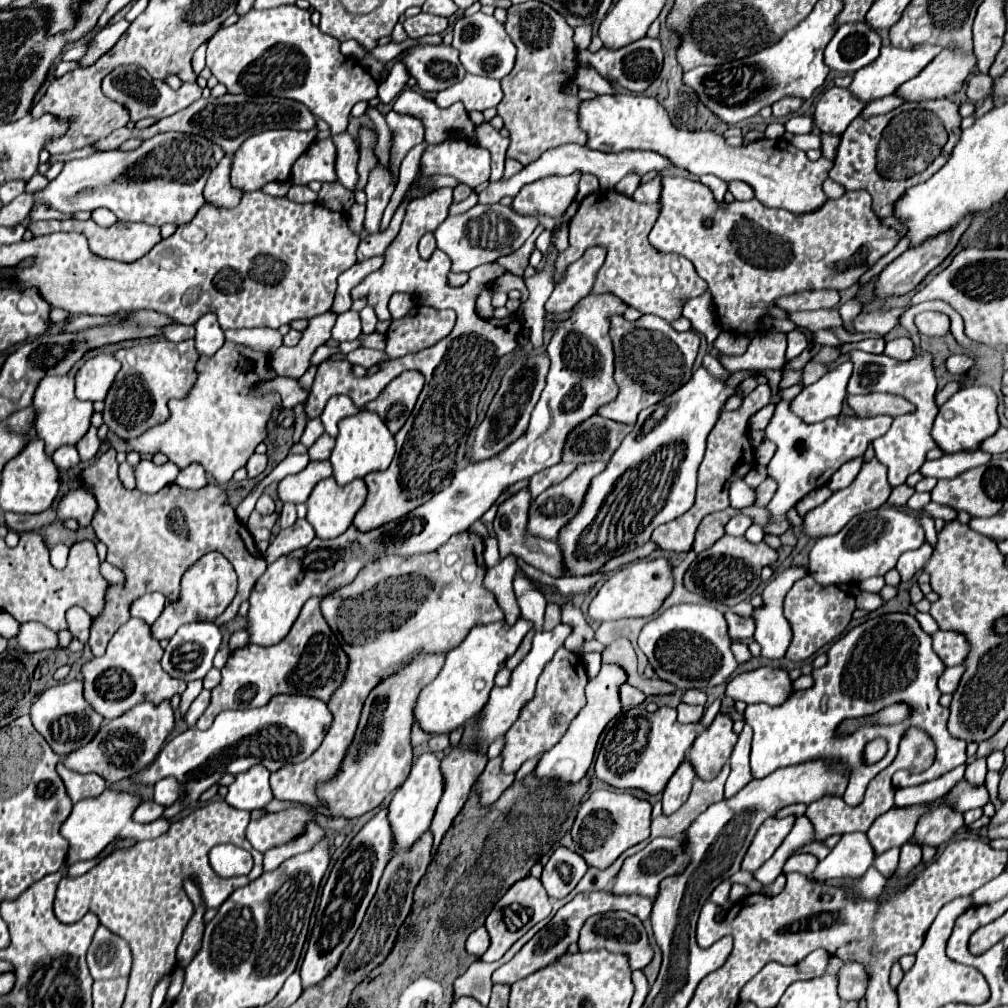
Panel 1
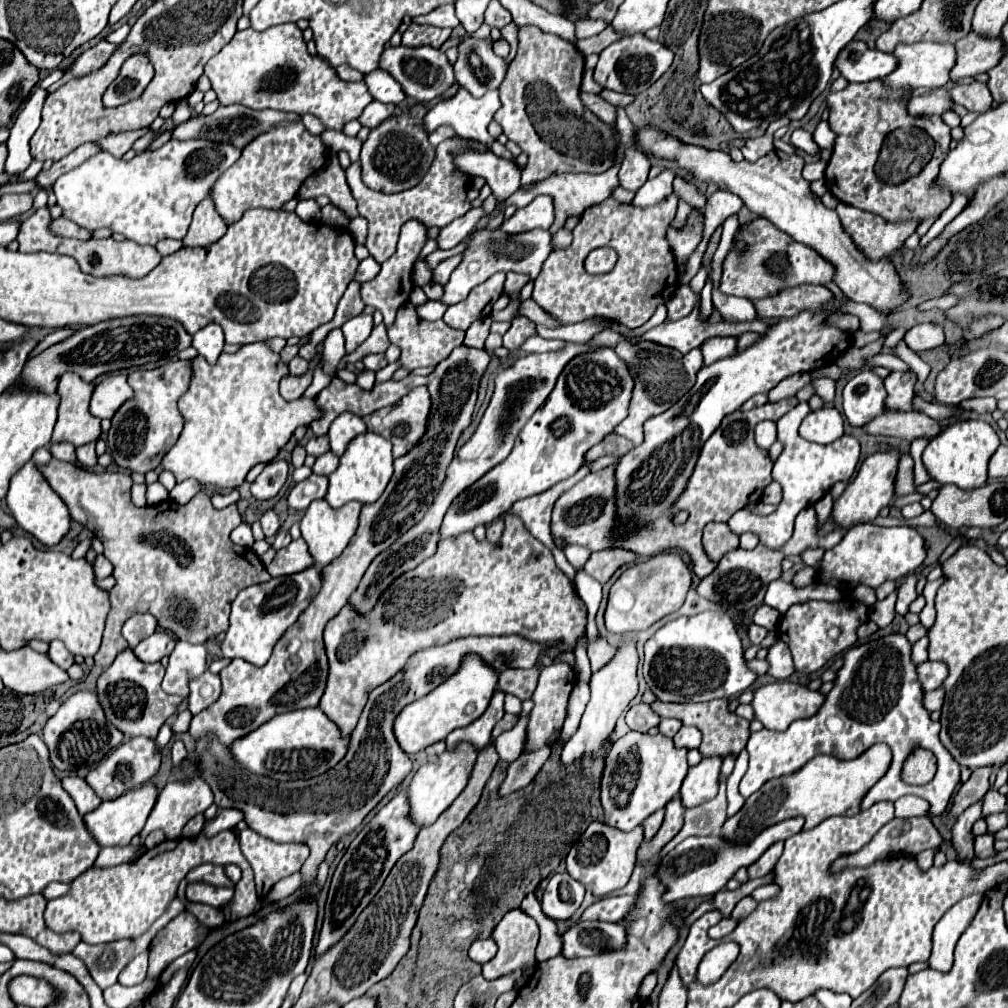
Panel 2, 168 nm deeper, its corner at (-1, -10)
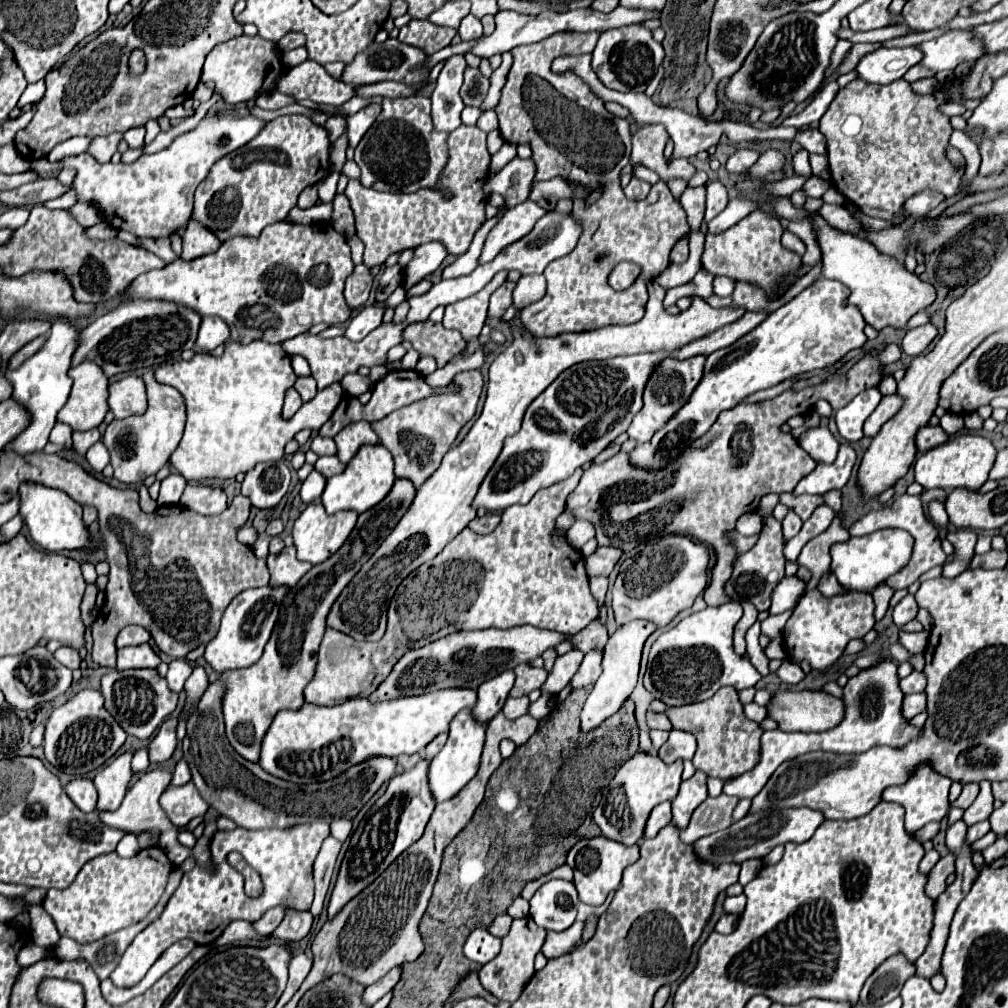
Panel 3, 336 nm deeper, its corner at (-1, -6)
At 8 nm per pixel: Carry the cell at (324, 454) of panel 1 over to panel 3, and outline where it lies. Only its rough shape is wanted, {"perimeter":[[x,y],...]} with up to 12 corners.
{"perimeter":[[321,456],[315,470],[325,478],[343,472],[345,464],[337,456]]}

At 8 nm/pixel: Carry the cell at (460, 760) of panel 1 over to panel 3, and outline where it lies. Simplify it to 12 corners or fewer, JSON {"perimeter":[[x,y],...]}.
{"perimeter":[[515,674],[483,682],[477,688],[473,716],[489,724],[503,710]]}

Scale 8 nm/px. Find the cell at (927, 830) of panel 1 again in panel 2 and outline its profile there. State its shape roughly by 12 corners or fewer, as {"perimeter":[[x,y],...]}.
{"perimeter":[[977,768],[959,788],[951,806],[959,816],[983,800],[993,768]]}

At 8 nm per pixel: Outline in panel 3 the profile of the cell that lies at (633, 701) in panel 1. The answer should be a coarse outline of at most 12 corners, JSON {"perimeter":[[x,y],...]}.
{"perimeter":[[647,712],[645,720],[649,728],[671,730],[665,714]]}

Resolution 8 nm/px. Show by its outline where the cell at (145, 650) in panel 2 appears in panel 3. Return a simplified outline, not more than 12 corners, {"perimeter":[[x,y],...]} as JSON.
{"perimeter":[[145,642],[117,652],[117,668],[157,668],[159,654]]}

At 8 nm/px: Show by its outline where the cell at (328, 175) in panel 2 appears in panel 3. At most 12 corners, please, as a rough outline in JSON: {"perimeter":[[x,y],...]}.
{"perimeter":[[345,194],[335,196],[331,222],[345,238],[355,234],[355,216]]}

